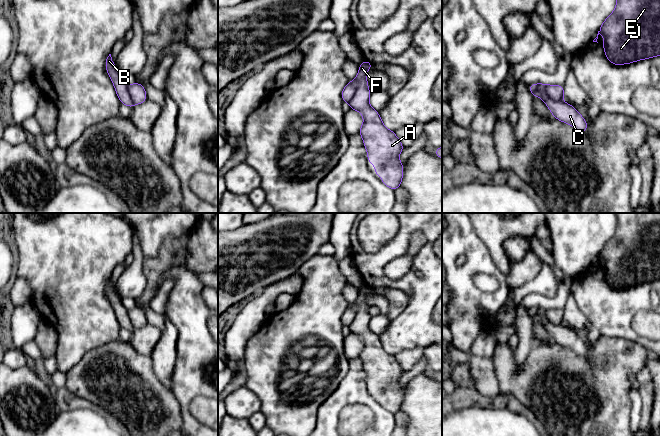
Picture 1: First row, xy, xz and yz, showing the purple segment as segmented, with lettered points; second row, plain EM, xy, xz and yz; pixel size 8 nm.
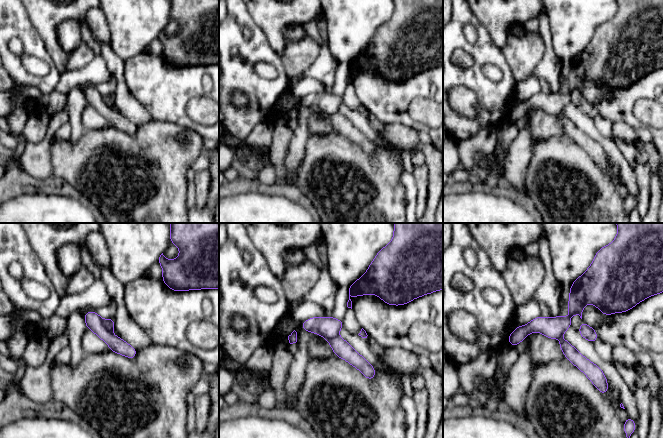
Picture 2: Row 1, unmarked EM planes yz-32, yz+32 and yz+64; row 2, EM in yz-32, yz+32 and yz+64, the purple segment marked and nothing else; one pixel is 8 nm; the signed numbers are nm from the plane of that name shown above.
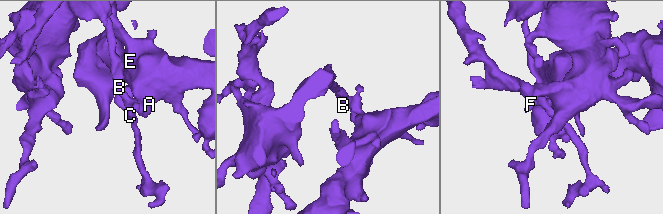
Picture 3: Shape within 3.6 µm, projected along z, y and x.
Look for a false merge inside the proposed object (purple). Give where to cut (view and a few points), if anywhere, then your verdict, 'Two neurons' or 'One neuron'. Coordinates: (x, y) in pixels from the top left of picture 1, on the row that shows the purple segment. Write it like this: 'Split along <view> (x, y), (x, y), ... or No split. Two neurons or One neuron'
Split along yz (545, 85), (545, 92), (552, 99), (560, 101). Two neurons

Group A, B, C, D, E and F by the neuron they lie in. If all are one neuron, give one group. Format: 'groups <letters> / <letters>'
groups A D E F / B C

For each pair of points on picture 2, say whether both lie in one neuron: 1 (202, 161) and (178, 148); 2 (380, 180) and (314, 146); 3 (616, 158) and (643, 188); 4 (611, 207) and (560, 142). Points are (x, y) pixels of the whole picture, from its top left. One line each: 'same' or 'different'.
1: different
2: same
3: different
4: same

